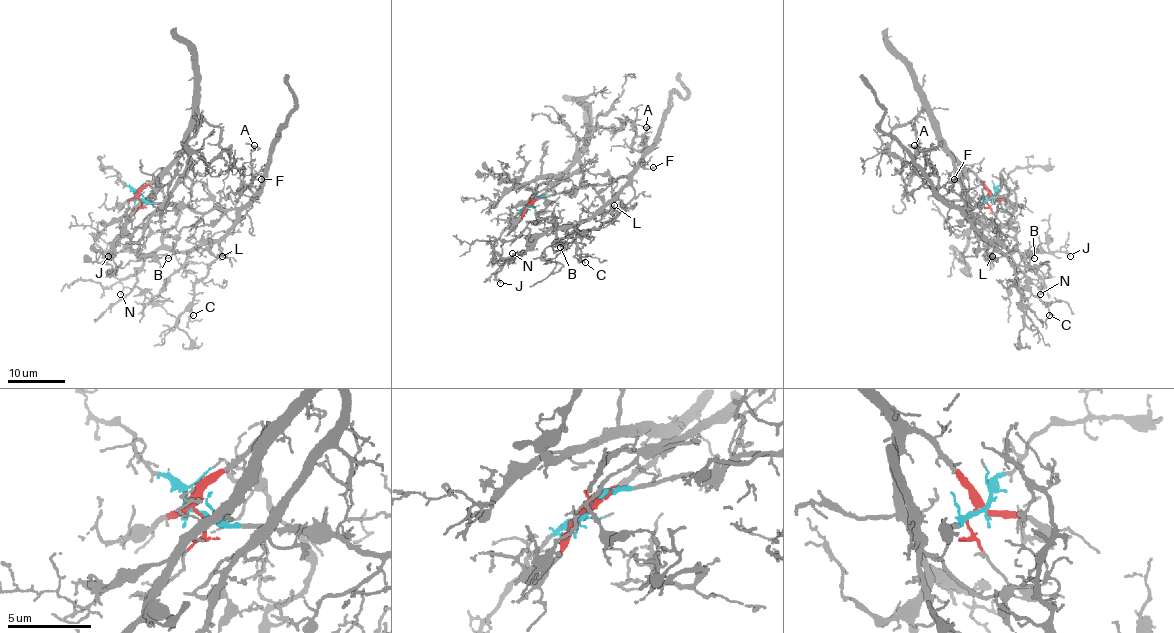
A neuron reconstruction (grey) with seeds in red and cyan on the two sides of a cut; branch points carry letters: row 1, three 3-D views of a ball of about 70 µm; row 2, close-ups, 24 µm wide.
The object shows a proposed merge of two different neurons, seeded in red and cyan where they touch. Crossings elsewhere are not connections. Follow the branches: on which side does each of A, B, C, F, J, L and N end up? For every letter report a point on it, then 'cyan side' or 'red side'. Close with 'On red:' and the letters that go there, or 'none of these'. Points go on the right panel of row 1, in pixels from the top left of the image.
A: at (914, 145); cyan side
B: at (1034, 258); cyan side
C: at (1049, 315); cyan side
F: at (954, 179); cyan side
J: at (1070, 256); cyan side
L: at (992, 256); cyan side
N: at (1040, 294); cyan side
On red: none of these

